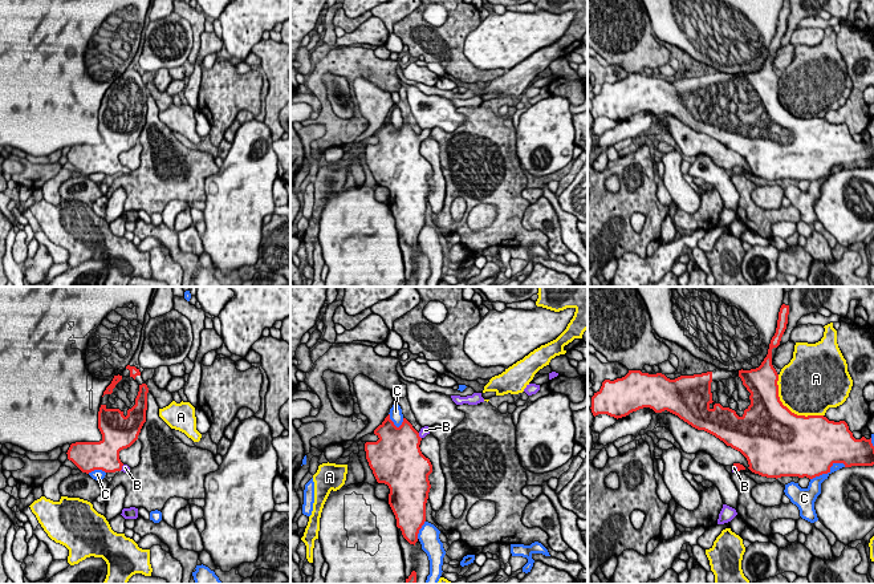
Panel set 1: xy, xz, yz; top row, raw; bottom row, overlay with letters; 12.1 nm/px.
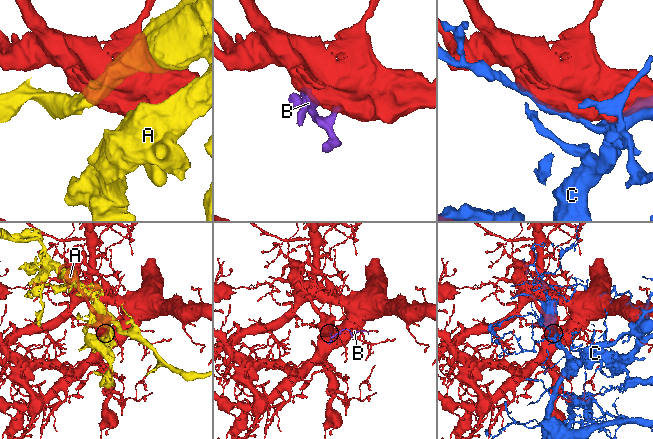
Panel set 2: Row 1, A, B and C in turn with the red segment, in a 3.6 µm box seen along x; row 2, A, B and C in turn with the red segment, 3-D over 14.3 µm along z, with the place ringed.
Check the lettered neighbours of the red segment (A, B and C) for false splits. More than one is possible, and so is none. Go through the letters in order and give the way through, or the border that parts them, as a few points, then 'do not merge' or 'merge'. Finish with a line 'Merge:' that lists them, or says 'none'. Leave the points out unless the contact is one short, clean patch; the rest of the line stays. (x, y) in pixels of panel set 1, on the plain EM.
A: do not merge
B: across yz (739, 169), (736, 169), (734, 170) | merge
C: do not merge
Merge: B

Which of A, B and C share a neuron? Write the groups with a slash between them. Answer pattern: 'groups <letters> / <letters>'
groups A / B / C

